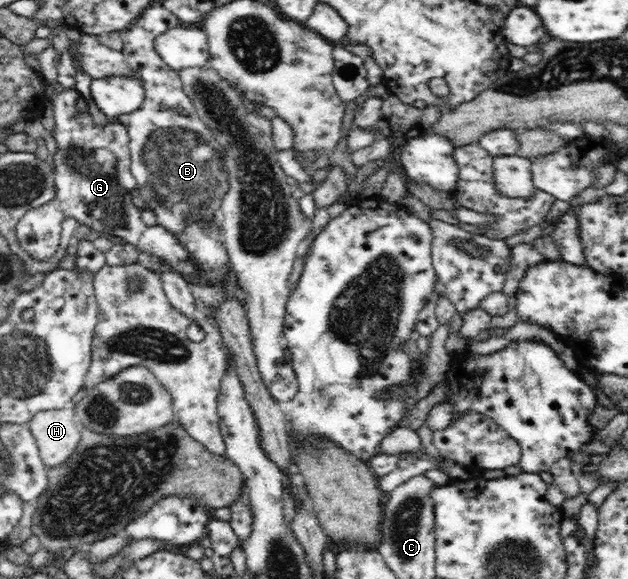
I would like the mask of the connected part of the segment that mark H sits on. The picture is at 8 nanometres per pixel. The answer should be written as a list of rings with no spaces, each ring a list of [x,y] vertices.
[[[70,407],[61,410],[39,411],[27,425],[35,437],[42,463],[49,469],[68,462],[81,442],[81,429]]]

